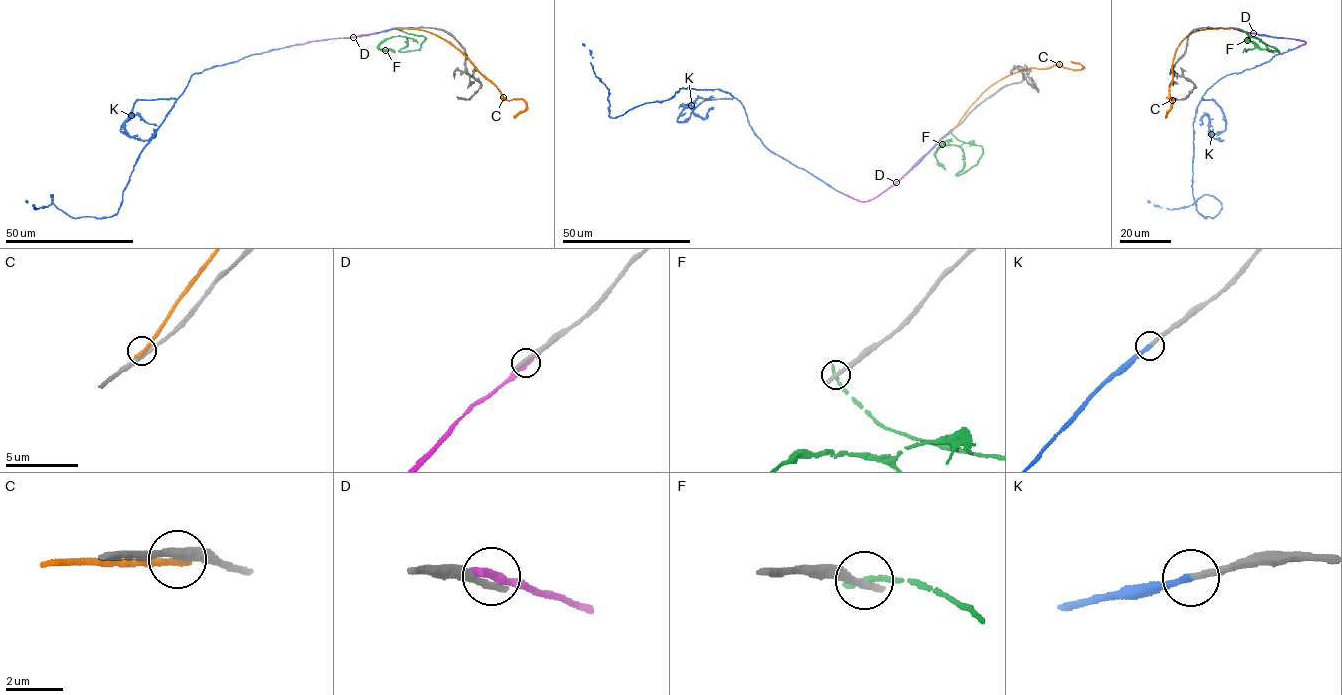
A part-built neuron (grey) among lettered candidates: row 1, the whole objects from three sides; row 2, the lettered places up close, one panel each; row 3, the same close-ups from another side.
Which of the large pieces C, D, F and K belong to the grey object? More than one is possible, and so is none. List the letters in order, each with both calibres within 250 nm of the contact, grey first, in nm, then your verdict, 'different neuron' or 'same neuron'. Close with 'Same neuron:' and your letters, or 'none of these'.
C: calibres 360 and 280 nm; different neuron
D: calibres 360 and 440 nm; different neuron
F: calibres 360 and 240 nm; different neuron
K: calibres 240 and 260 nm; same neuron
Same neuron: K

